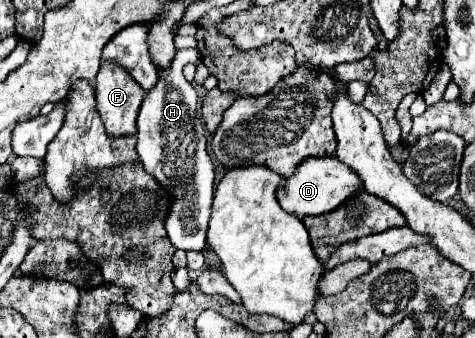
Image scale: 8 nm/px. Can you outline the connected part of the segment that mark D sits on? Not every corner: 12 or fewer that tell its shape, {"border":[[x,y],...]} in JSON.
{"border":[[334,155],[298,163],[278,189],[284,211],[336,209],[362,181]]}

